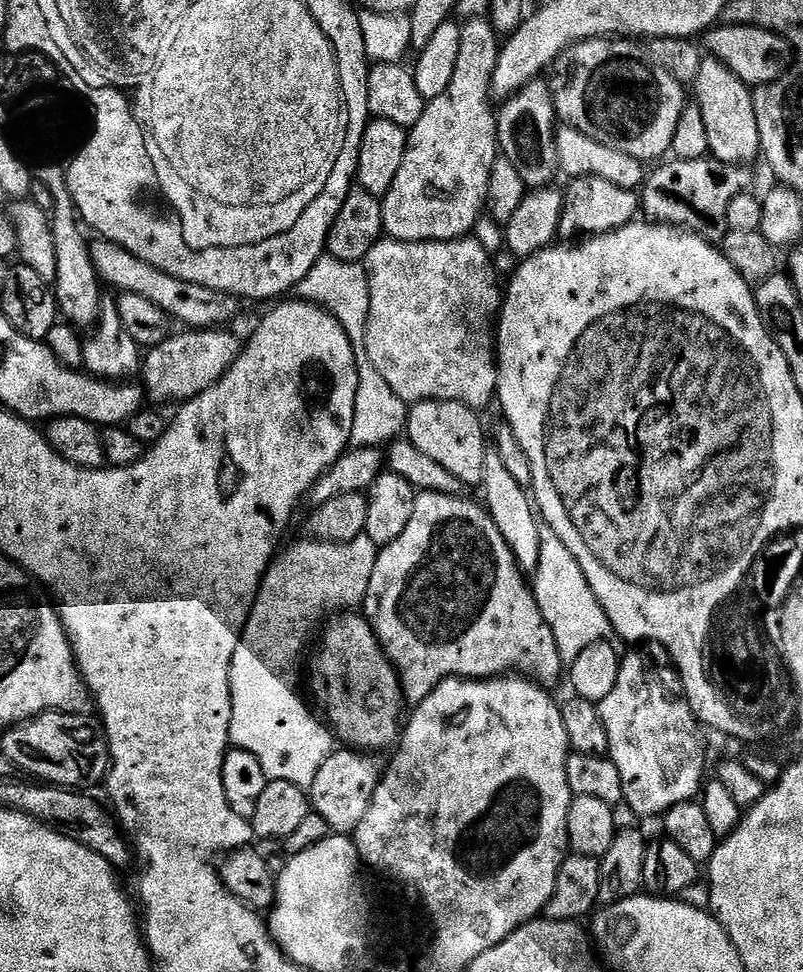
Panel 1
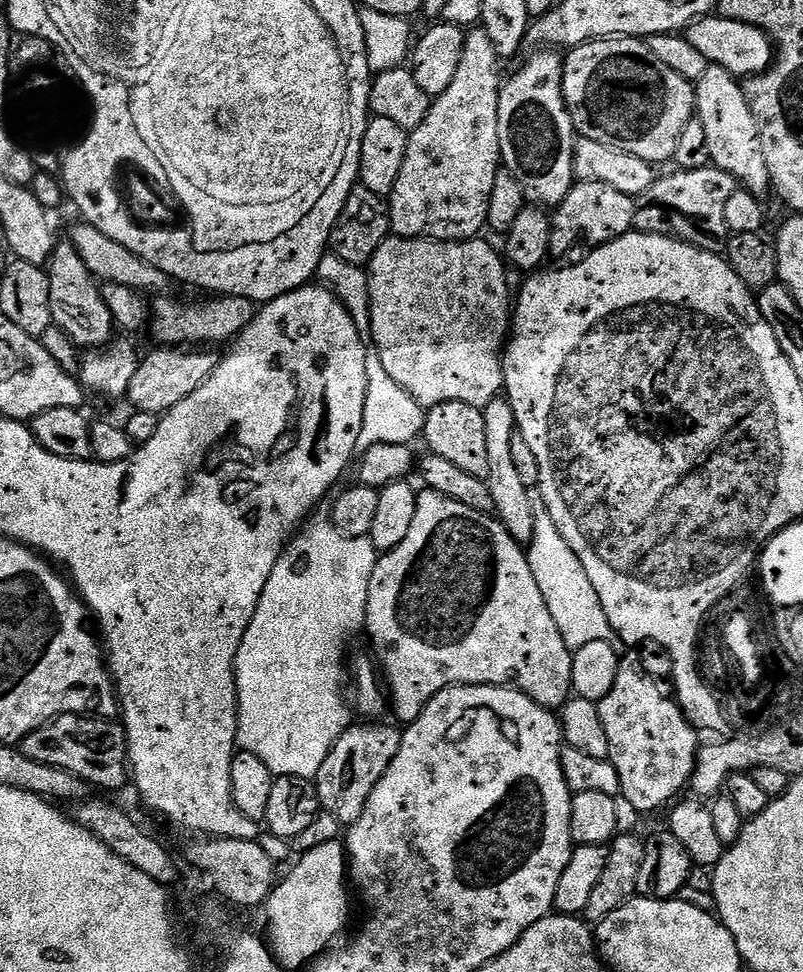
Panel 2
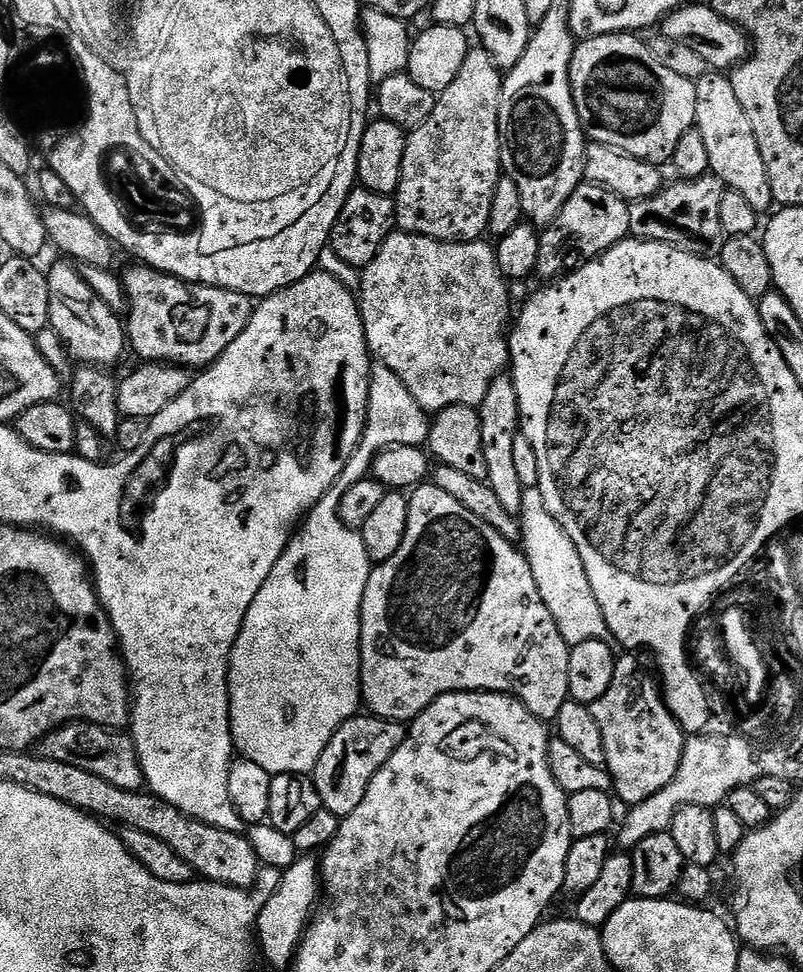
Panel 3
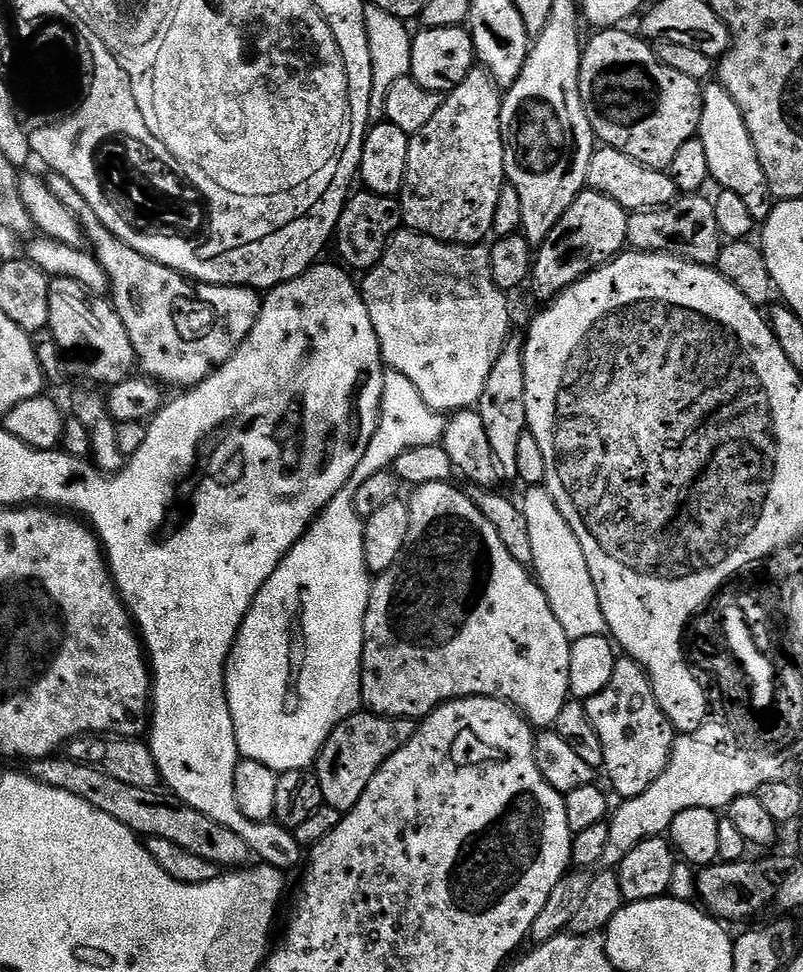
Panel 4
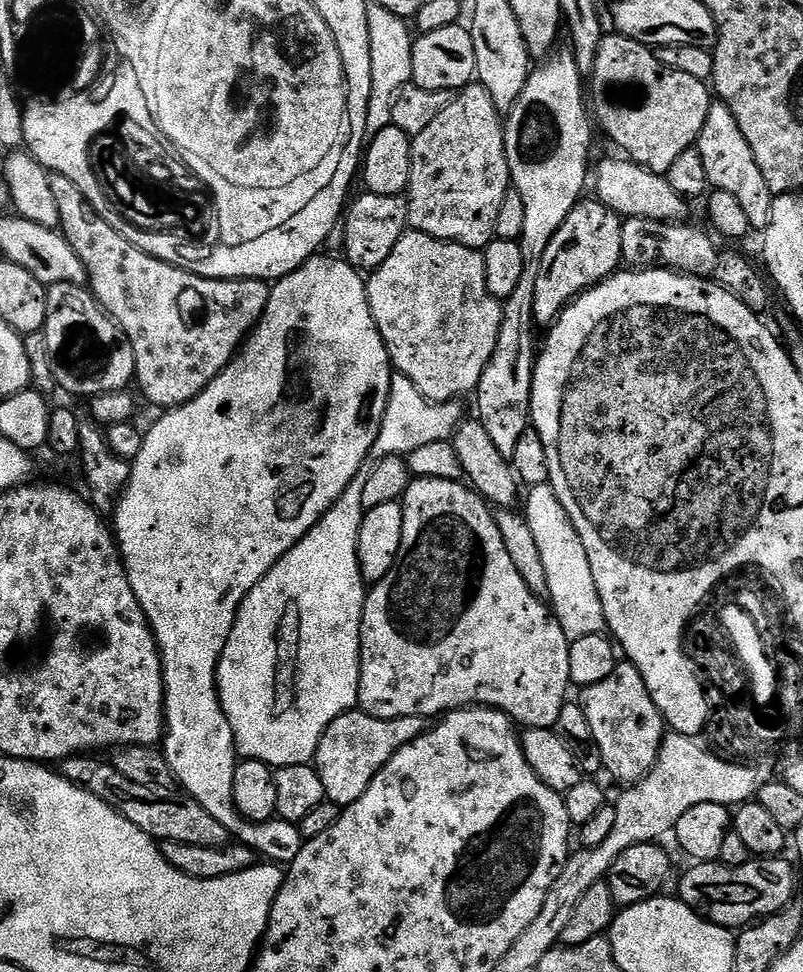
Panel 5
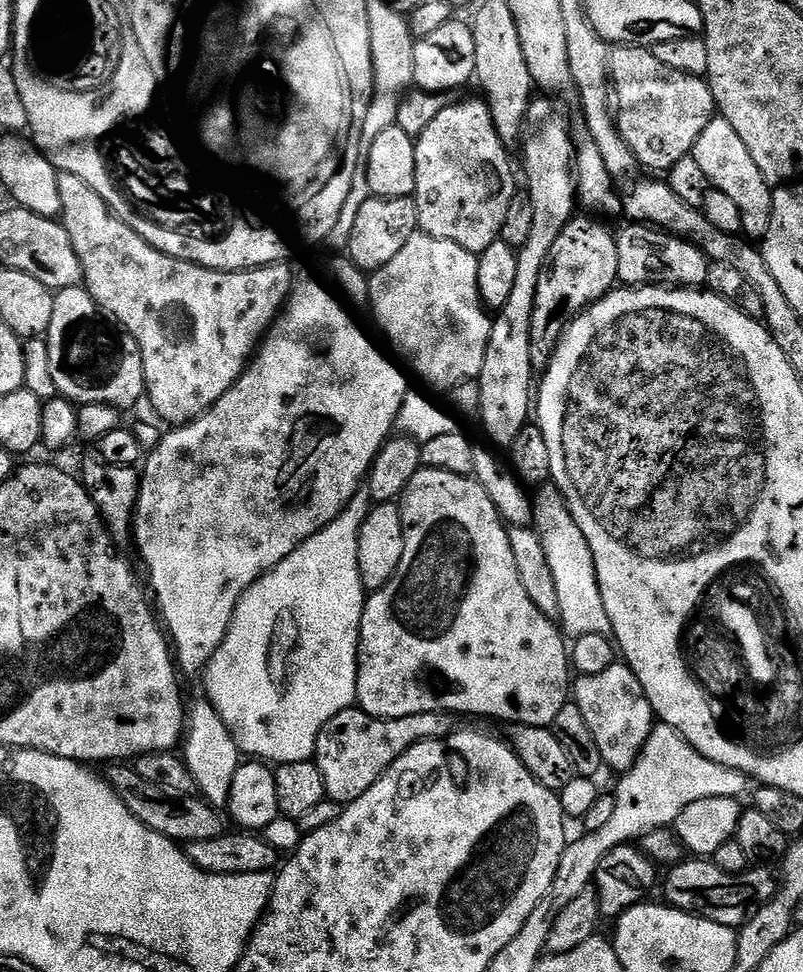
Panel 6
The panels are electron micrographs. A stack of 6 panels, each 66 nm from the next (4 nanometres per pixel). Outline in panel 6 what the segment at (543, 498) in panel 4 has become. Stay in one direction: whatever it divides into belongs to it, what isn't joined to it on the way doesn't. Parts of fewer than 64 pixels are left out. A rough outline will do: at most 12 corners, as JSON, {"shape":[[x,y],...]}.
{"shape":[[564,495],[534,496],[534,528],[568,638],[612,636],[594,554]]}

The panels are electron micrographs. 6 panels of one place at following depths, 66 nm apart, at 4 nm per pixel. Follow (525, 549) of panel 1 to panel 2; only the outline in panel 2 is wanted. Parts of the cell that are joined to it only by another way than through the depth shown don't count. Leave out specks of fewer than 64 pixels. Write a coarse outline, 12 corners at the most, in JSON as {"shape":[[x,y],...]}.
{"shape":[[508,399],[482,411],[494,516],[517,544],[531,544],[533,493],[510,451],[517,431]]}

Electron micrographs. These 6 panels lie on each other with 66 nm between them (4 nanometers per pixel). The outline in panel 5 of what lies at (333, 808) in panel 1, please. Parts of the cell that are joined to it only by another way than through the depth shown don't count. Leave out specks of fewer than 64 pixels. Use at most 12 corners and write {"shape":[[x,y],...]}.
{"shape":[[423,716],[334,718],[314,767],[324,799],[358,802],[426,731]]}

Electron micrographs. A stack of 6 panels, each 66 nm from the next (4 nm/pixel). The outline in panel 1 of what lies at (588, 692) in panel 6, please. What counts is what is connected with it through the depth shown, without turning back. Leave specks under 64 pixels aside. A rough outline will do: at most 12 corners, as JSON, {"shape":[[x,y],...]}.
{"shape":[[632,652],[598,702],[636,816],[701,795],[702,725]]}

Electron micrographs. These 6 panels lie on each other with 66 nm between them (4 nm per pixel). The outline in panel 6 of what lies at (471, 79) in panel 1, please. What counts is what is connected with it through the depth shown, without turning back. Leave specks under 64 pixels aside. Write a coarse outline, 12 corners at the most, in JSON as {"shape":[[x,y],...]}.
{"shape":[[483,99],[416,140],[419,231],[477,254],[518,194]]}

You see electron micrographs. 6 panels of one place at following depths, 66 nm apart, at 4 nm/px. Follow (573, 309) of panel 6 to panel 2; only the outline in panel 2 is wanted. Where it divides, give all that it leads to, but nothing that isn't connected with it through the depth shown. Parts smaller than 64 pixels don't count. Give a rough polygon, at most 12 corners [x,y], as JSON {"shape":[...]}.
{"shape":[[573,183],[551,217],[550,253],[633,231],[633,197]]}

